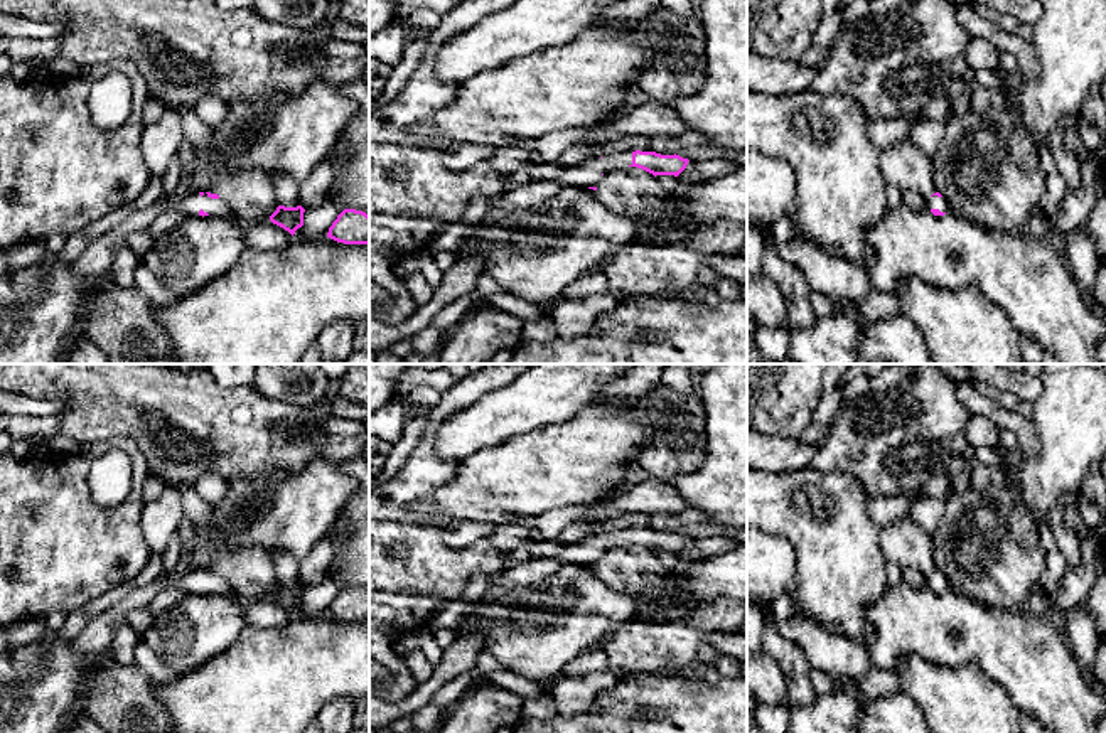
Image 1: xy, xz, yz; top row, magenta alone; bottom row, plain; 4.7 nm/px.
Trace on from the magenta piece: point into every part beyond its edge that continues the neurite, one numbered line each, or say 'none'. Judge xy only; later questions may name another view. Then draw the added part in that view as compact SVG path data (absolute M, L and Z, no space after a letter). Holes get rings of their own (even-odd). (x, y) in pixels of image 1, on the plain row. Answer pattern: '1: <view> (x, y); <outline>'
1: xy (191, 583); M192 570L175 586L169 588L191 595L191 593L199 593L201 586L209 593L228 595L236 598L236 595L221 580L221 576L211 576L206 570L202 573L199 570Z

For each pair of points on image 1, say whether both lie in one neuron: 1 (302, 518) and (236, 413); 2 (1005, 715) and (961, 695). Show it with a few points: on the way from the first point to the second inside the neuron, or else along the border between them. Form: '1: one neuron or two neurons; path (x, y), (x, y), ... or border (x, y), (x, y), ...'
1: two neurons; border (312, 460), (280, 477), (238, 476)
2: one neuron; path (995, 715), (982, 715), (971, 705)

